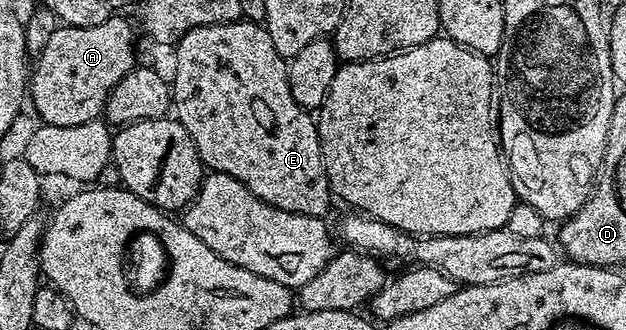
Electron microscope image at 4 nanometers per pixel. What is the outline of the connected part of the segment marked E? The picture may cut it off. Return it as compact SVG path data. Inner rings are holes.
M243 18L227 24L205 24L185 32L178 42L178 60L174 64L172 112L176 119L188 130L188 134L198 151L198 157L202 159L203 165L210 172L223 172L232 178L236 178L245 188L252 190L252 194L256 194L256 198L260 198L280 210L288 210L301 216L317 216L319 218L327 215L325 212L330 208L332 193L328 182L328 174L324 170L324 162L322 161L318 125L315 117L307 109L300 107L296 98L292 98L287 61L276 52L276 48L272 44L272 38L269 37L261 23Z

